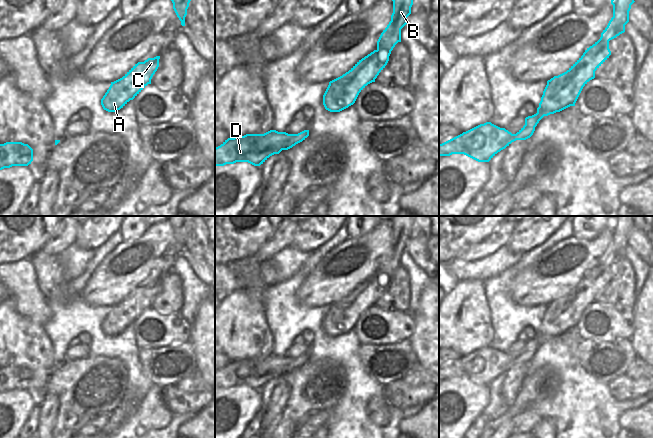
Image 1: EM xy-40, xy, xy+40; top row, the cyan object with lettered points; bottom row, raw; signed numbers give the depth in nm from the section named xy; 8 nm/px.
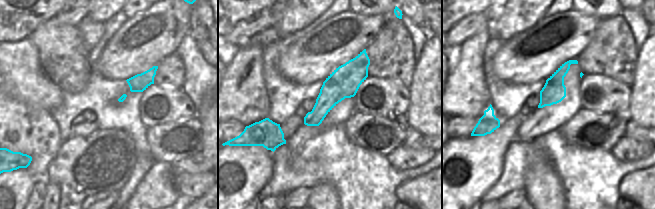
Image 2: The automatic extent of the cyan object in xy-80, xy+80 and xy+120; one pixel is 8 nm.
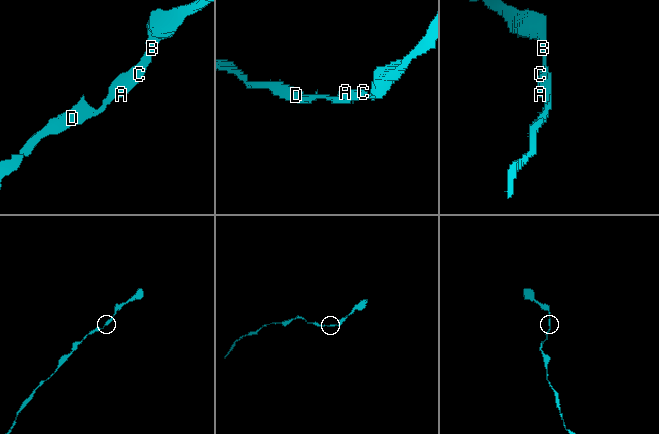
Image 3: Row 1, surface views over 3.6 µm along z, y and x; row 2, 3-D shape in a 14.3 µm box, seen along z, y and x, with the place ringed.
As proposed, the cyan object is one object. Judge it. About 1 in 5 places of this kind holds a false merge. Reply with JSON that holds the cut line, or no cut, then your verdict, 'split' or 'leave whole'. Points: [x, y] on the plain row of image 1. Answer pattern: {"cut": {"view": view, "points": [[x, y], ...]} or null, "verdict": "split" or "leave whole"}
{"cut": null, "verdict": "leave whole"}

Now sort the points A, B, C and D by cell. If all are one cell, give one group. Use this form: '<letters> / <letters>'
A B C D

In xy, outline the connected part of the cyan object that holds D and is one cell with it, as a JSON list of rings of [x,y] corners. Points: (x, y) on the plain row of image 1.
[[[270,354],[264,358],[246,358],[228,362],[215,372],[215,390],[236,386],[248,386],[260,390],[270,380],[292,372],[308,360],[309,354],[298,358]]]

